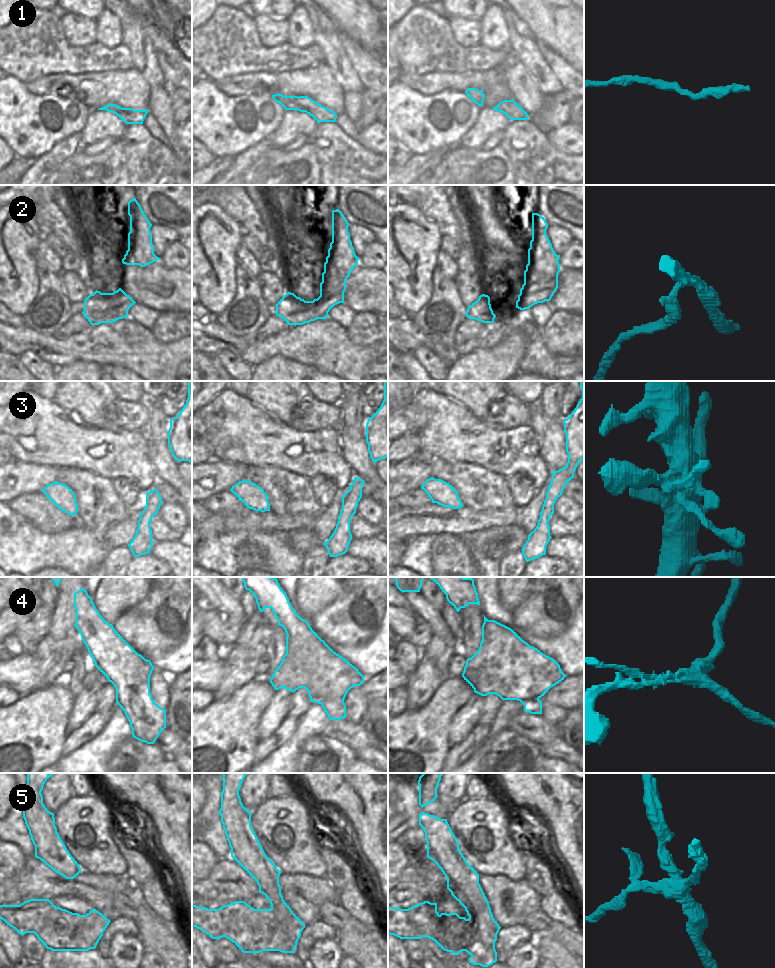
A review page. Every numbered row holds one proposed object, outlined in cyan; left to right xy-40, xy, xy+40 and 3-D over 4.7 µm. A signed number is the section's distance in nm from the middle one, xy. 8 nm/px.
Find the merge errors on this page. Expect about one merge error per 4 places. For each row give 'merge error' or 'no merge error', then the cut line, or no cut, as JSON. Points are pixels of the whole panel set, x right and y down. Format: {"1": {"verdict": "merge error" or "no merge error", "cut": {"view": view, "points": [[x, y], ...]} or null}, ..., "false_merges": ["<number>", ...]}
{"1": {"verdict": "no merge error", "cut": null}, "2": {"verdict": "merge error", "cut": {"view": "xy+40", "points": [[557, 278], [524, 283]]}}, "3": {"verdict": "no merge error", "cut": null}, "4": {"verdict": "merge error", "cut": {"view": "xy", "points": [[287, 635], [316, 642], [345, 667], [345, 686], [339, 698]]}}, "5": {"verdict": "merge error", "cut": {"view": "xy+40", "points": [[466, 919], [474, 932], [474, 938], [488, 947], [494, 947]]}}, "false_merges": ["2", "4", "5"]}

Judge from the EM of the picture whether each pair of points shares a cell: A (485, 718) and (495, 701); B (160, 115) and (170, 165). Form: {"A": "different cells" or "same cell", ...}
{"A": "same cell", "B": "different cells"}

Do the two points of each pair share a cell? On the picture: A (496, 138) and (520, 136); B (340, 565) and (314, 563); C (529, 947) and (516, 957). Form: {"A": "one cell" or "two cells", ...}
{"A": "two cells", "B": "two cells", "C": "one cell"}

